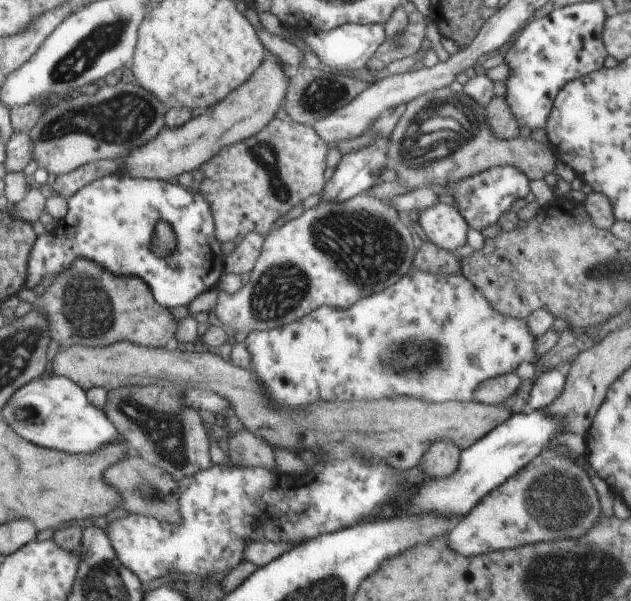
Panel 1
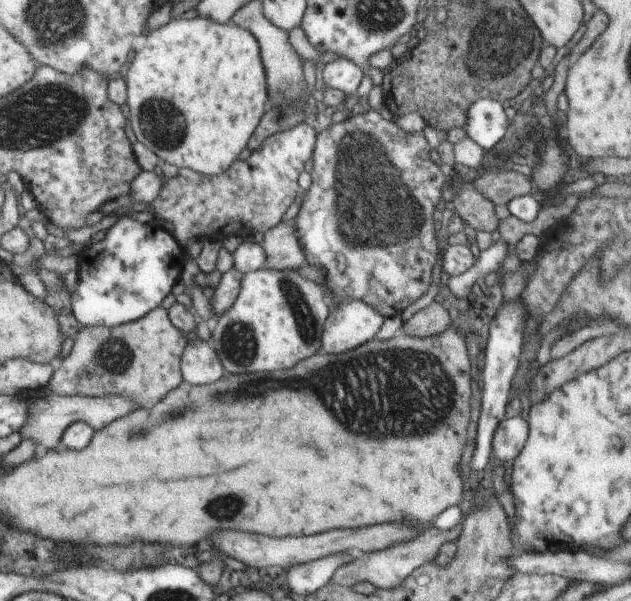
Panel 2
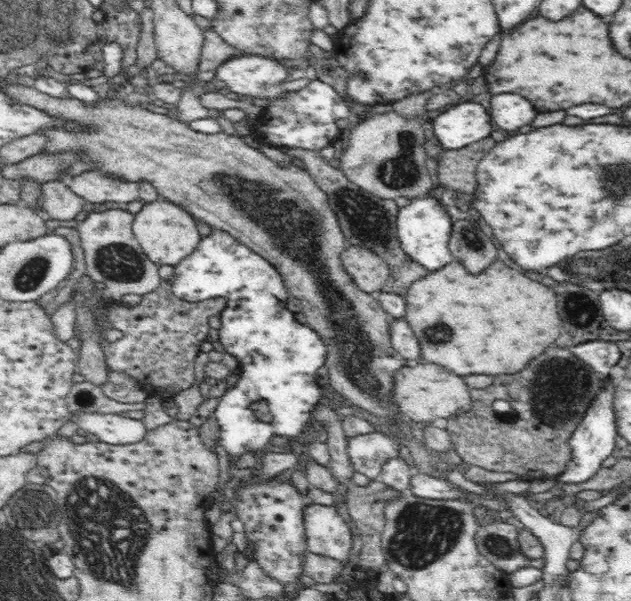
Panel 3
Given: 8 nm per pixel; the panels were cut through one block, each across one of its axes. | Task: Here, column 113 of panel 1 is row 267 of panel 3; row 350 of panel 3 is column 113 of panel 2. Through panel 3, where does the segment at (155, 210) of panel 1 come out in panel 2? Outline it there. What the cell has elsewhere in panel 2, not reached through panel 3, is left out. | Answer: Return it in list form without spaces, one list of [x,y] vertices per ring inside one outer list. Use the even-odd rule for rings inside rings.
[[[120,217],[107,230],[104,240],[94,242],[92,246],[85,248],[80,256],[77,283],[70,294],[69,309],[78,327],[117,327],[142,318],[147,312],[160,306],[161,301],[171,292],[172,286],[181,281],[186,260],[184,247],[162,226],[154,222],[141,224],[128,217]]]

